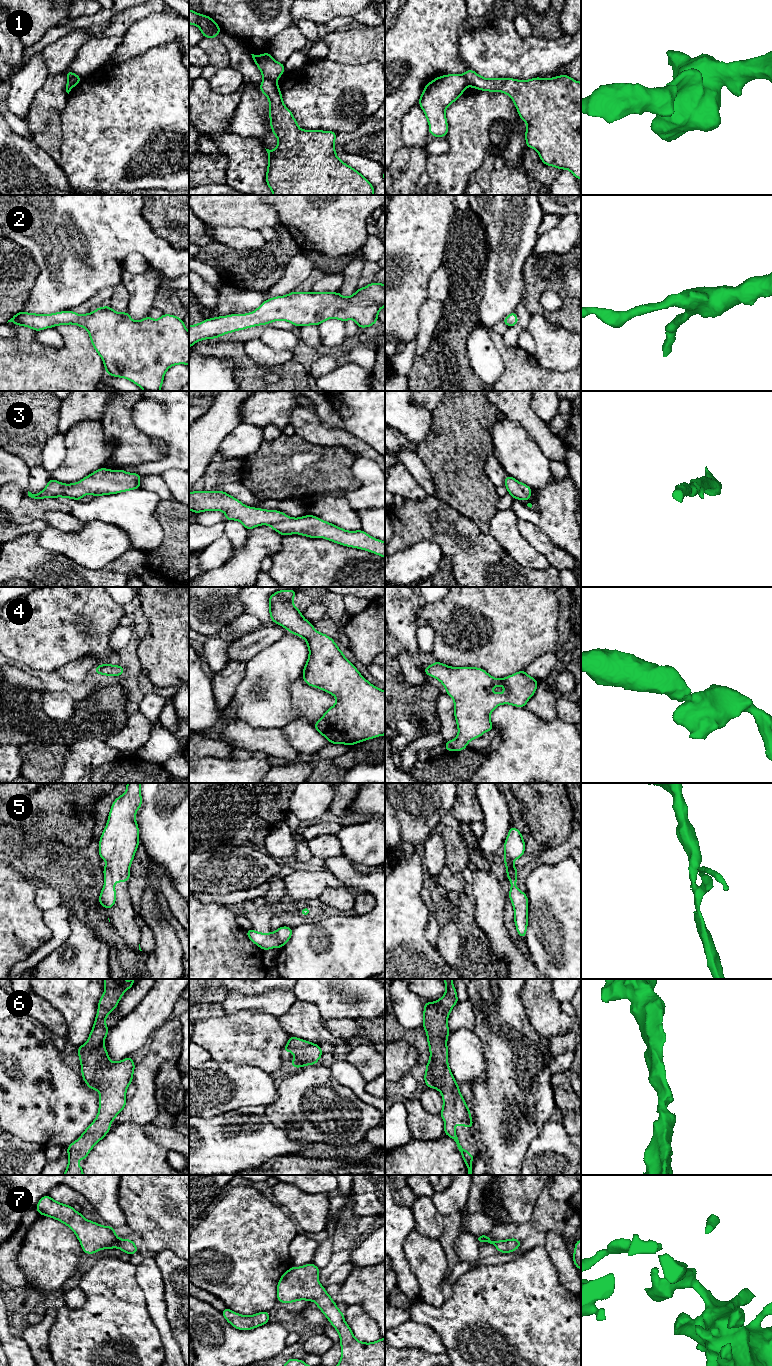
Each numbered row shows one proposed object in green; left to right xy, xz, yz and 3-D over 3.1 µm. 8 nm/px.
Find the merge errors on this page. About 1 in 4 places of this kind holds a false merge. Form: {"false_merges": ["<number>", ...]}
{"false_merges": ["1"]}

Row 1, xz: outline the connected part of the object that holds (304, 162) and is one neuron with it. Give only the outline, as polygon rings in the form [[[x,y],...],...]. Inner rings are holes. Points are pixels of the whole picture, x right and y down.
[[[263,78],[259,88],[269,99],[269,125],[278,138],[278,145],[273,151],[265,148],[268,153],[266,183],[273,195],[374,194],[374,186],[336,155],[336,132],[300,129],[292,112],[283,103],[277,81]]]

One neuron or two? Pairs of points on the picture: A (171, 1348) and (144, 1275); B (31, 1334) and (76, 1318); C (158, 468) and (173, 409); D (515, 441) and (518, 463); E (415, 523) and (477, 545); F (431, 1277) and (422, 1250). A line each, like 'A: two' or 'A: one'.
A: one
B: two
C: one
D: one
E: one
F: one

